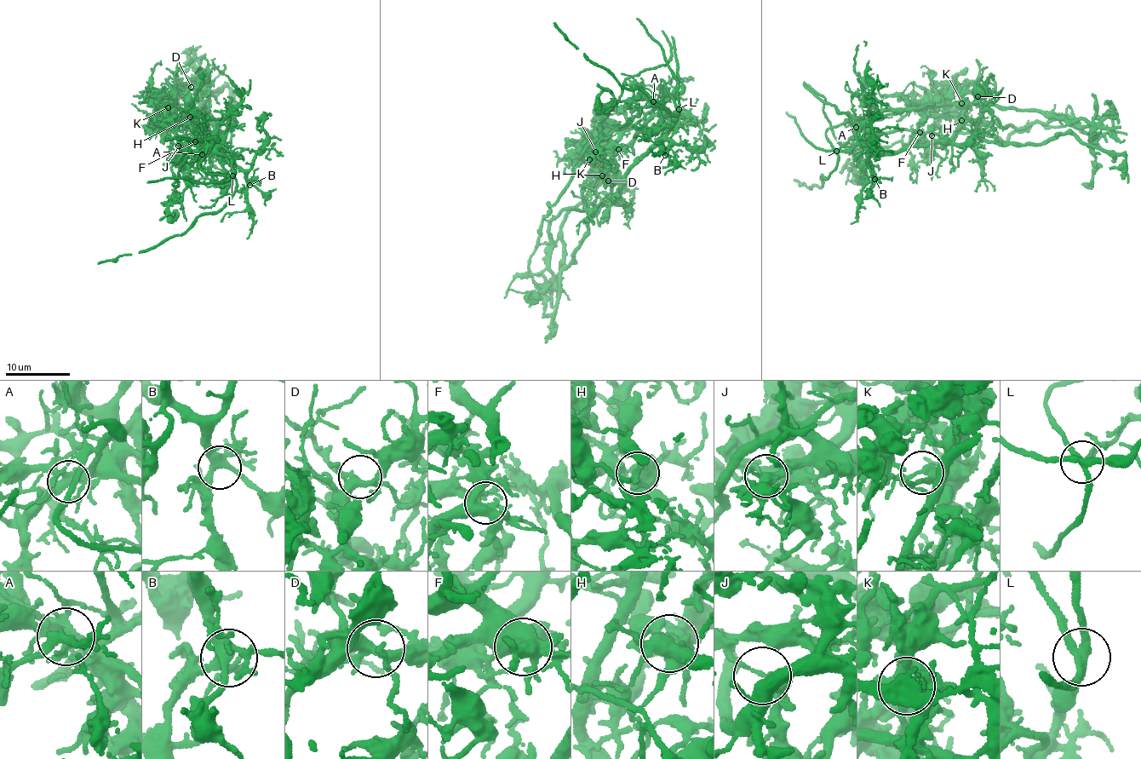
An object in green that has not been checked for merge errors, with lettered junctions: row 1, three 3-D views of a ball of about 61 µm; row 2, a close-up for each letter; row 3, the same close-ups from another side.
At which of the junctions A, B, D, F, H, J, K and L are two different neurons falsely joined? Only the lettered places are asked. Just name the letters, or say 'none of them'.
A, H, J, K, L

